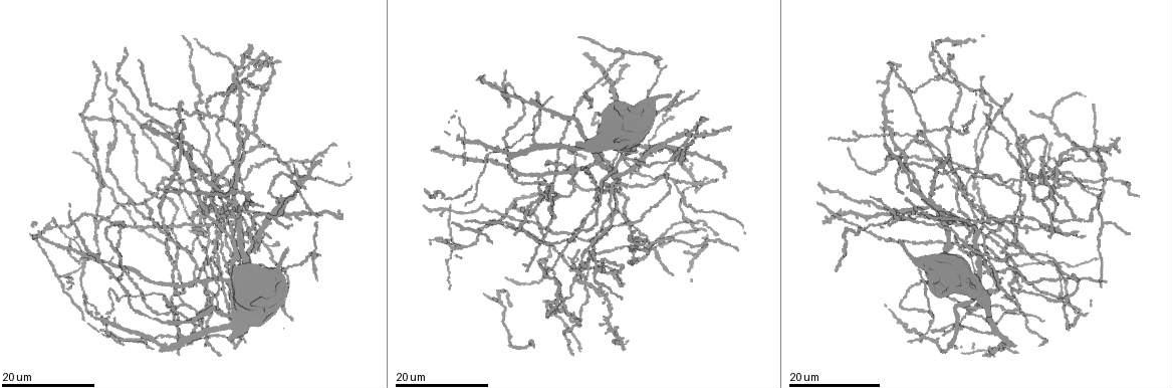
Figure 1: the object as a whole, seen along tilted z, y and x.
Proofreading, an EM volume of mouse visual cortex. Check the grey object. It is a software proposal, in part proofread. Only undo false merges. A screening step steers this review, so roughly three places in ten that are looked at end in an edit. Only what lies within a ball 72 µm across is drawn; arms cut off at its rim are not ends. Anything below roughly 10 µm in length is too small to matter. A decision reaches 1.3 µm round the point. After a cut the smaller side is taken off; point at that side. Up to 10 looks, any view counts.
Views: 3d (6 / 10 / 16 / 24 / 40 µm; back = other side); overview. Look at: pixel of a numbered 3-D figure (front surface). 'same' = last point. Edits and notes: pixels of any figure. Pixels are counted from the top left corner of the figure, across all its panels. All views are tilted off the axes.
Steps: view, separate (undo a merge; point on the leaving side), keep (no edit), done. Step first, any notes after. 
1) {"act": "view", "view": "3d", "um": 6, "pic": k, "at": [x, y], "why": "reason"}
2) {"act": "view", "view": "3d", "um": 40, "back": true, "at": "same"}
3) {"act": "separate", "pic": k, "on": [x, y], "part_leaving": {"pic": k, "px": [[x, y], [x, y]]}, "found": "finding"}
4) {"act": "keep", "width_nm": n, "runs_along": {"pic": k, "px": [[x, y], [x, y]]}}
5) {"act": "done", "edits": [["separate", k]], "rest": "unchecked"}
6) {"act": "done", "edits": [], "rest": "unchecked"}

{"act": "view", "view": "3d", "um": 24, "pic": 1, "at": [216, 235]}

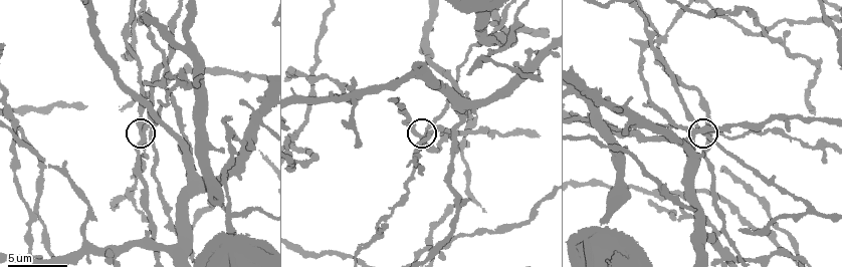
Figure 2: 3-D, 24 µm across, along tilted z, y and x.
{"act": "view", "view": "3d", "um": 6, "pic": 2, "at": [423, 132]}

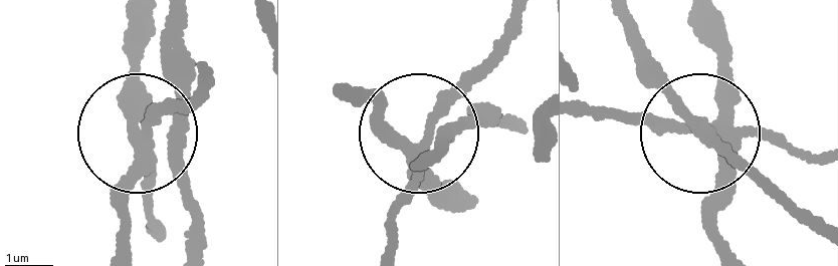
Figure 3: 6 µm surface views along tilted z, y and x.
{"act": "keep", "side_arm_um": 55, "runs_along": {"pic": 3, "px": [[188, 251], [186, 186], [134, 121], [134, 47]]}, "found": "one neuron here"}

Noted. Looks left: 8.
{"act": "view", "view": "3d", "um": 10, "pic": 2, "at": [84, 242], "why": "four arms meet"}

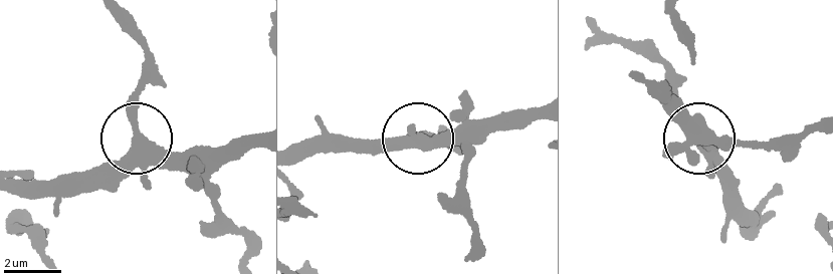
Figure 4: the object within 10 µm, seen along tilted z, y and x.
{"act": "keep", "arms": 4, "found": "all the same neuron"}

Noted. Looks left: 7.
{"act": "view", "view": "3d", "um": 10, "pic": 2, "at": [807, 213], "why": "branch point"}

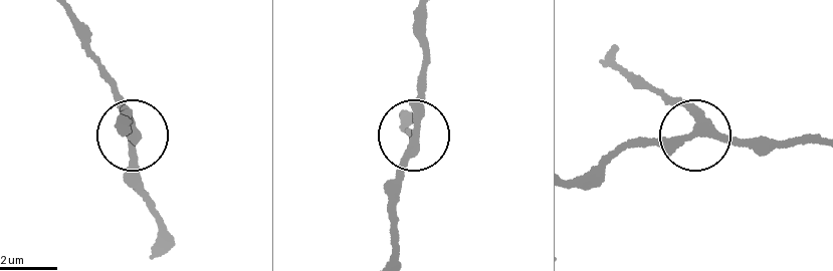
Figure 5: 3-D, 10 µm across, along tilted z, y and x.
{"act": "keep", "side_arm_um": 46, "runs_along": {"pic": 5, "px": [[815, 144], [760, 151], [713, 138], [622, 143]]}, "found": "all the same neuron"}

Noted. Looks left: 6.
{"act": "view", "view": "3d", "um": 16, "pic": 1, "at": [173, 338], "why": "side arm on a straight run"}

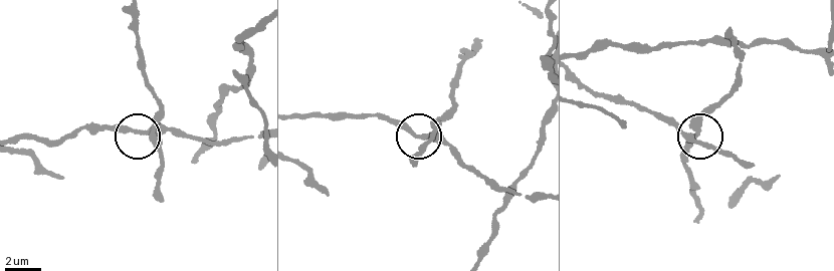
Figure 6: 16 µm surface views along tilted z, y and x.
{"act": "view", "view": "3d", "um": 10, "pic": 6, "at": [144, 133]}

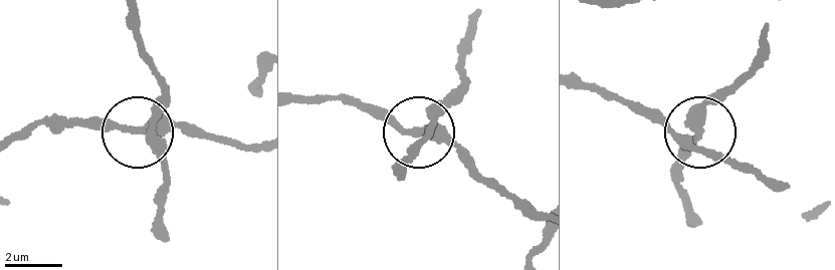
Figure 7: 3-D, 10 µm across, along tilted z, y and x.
{"act": "view", "view": "3d", "um": 10, "back": true, "pic": 7, "at": [698, 132]}

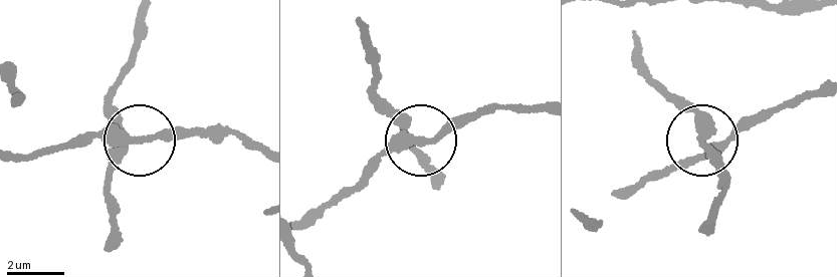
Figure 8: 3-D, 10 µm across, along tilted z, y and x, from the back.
{"act": "keep", "arms": 3, "runs_along": {"pic": 8, "px": [[358, 29], [374, 98], [421, 140], [441, 136], [480, 106]]}, "found": "continuous, no second neuron"}

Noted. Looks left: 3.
{"act": "view", "view": "3d", "um": 16, "pic": 2, "at": [775, 224], "why": "four-way junction"}

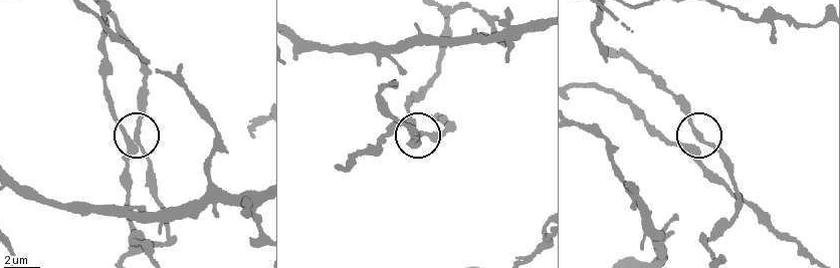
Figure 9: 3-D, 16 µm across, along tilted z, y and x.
{"act": "view", "view": "3d", "um": 6, "pic": 9, "at": [698, 134]}

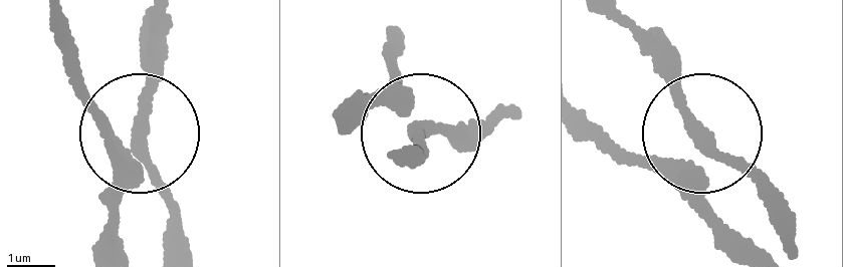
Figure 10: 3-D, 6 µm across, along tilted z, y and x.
{"act": "keep", "width_nm": 280, "found": "all the same neuron"}

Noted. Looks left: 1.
{"act": "done", "edits": [], "rest": "unchecked"}

